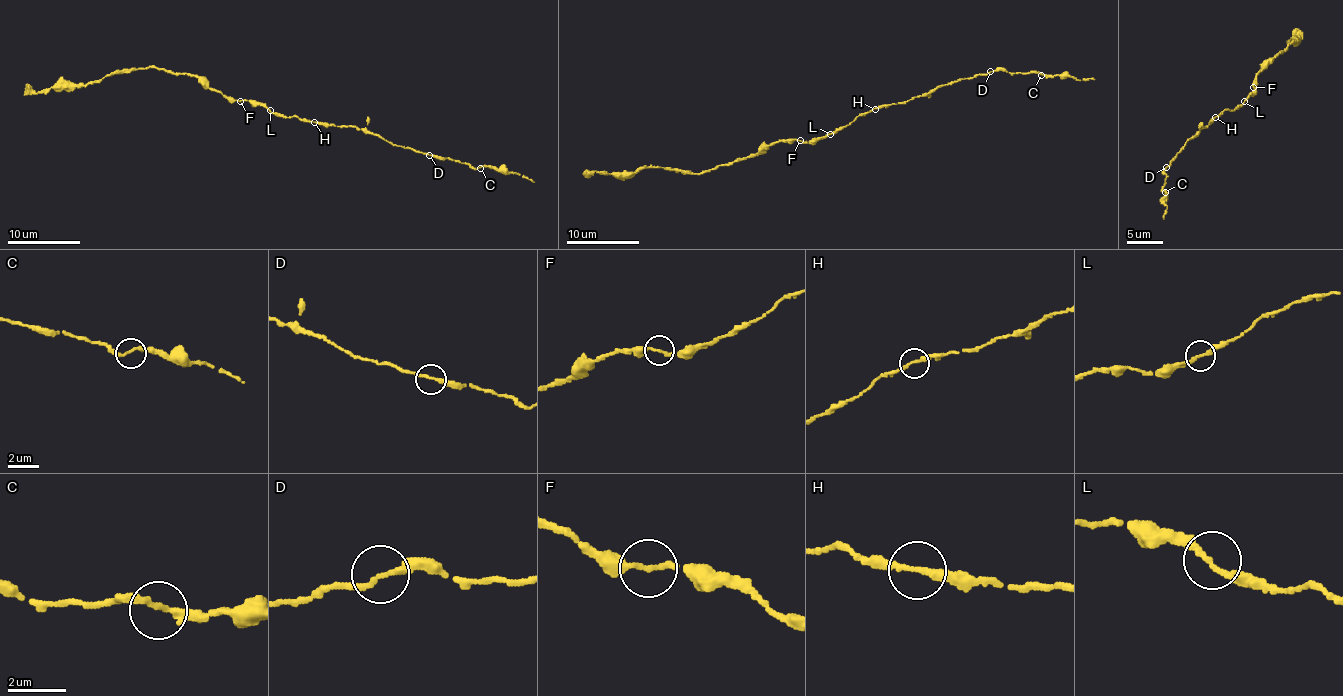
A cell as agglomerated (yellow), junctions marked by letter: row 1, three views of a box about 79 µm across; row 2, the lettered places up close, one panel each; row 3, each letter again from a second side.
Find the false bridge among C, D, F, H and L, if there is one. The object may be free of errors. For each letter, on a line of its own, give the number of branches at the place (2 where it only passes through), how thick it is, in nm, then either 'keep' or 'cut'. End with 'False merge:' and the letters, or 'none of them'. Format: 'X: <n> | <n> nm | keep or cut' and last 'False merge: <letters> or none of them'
C: 2 | 220 nm | keep
D: 2 | 220 nm | keep
F: 2 | 200 nm | keep
H: 2 | 240 nm | keep
L: 2 | 200 nm | keep
False merge: none of them

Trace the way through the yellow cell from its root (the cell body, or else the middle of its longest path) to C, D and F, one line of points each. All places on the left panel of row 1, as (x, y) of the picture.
C: (279, 115), (288, 118), (295, 116), (323, 125), (365, 128), (393, 145), (480, 168)
D: (279, 115), (288, 118), (295, 116), (323, 125), (365, 128), (393, 145), (429, 155)
F: (279, 115), (273, 114), (265, 105), (239, 100)

